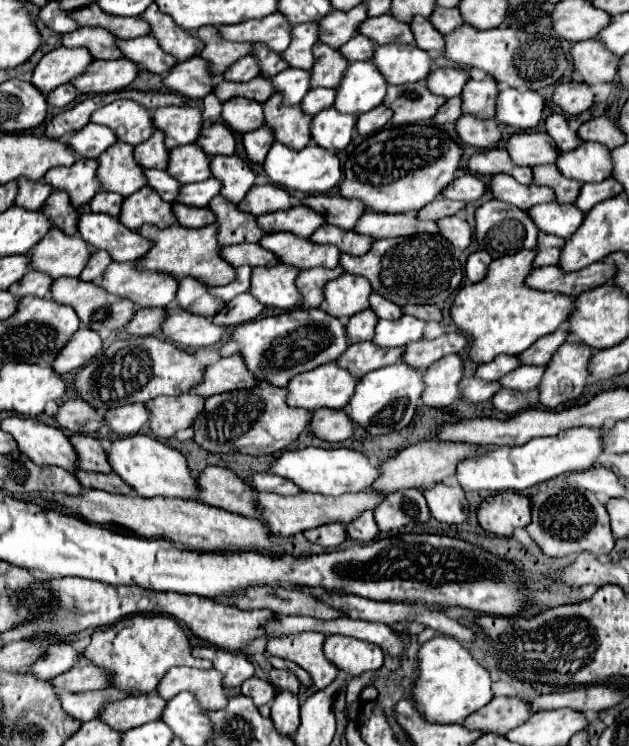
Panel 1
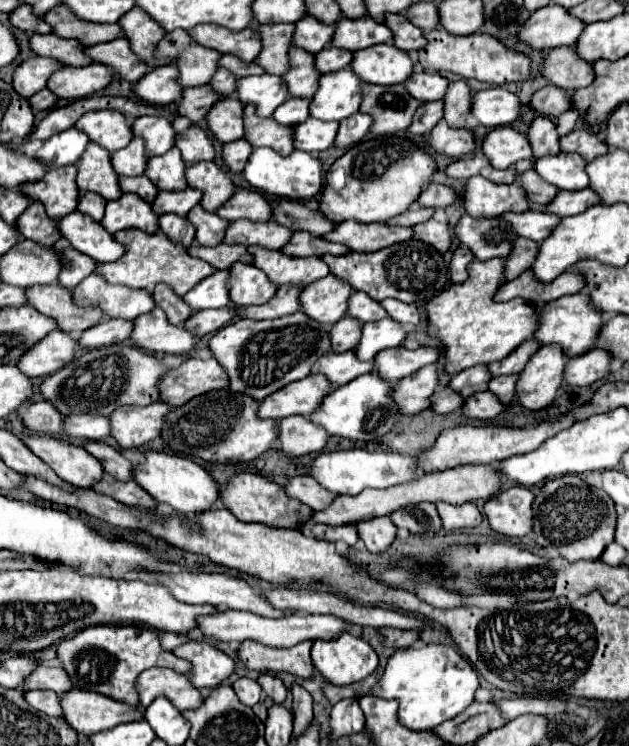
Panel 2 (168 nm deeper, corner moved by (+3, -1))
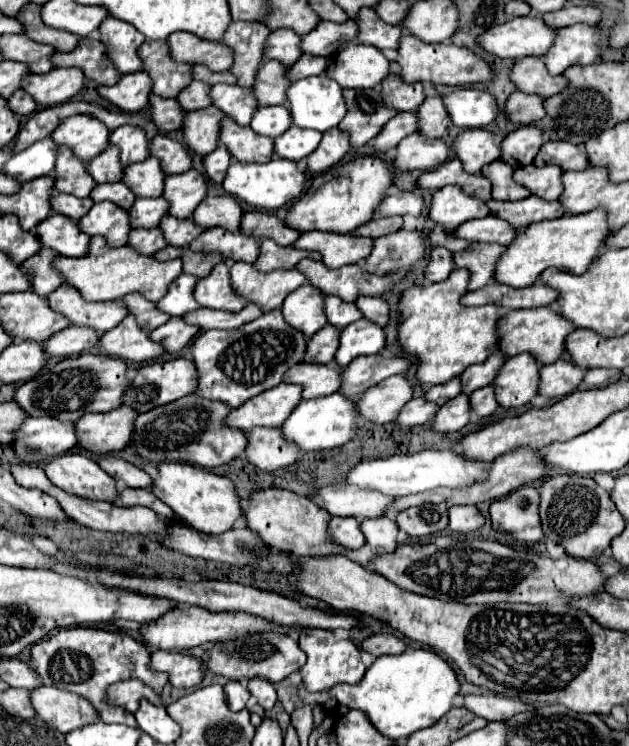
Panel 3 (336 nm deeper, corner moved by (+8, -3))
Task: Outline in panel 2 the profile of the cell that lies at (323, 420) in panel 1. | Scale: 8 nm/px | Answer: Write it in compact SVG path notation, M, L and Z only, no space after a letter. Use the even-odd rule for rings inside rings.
M303 415L281 419L279 431L281 431L279 433L281 449L291 457L301 457L301 455L321 451L329 441L329 435L325 435L325 429L321 429L319 425L313 425L313 421L309 421Z

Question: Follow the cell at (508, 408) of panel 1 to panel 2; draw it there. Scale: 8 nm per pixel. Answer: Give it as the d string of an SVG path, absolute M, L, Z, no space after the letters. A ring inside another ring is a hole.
M489 391L471 395L463 405L463 413L473 419L493 419L503 411L505 411L505 405L501 405L497 397L493 397L493 393Z

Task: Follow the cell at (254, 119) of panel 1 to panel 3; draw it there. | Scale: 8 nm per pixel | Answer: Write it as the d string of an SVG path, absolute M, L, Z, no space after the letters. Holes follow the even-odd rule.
M214 105L186 113L184 123L182 123L184 143L194 153L208 155L218 145L220 119L222 119L222 113Z

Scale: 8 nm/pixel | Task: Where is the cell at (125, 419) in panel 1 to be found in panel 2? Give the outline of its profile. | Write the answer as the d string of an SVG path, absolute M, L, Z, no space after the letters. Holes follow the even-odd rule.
M71 415L65 419L65 433L77 439L101 441L109 437L109 417L103 415Z

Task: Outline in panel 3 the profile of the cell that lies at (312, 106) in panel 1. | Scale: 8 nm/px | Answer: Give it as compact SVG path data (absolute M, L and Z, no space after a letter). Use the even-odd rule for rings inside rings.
M284 105L260 107L260 111L252 115L252 123L250 123L250 127L258 135L266 135L270 139L276 139L278 135L282 135L290 125L292 125L290 111Z

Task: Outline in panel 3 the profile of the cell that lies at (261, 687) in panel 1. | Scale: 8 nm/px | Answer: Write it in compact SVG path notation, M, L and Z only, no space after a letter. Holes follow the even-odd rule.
M228 681L228 683L224 685L224 695L226 695L228 707L230 707L232 711L240 711L240 709L244 709L246 701L250 699L248 689L246 689L240 681Z

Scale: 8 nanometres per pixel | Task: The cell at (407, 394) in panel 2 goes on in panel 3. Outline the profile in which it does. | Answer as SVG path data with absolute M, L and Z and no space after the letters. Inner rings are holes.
M394 375L376 383L376 387L370 387L356 401L356 411L364 421L390 423L396 419L400 409L410 399L412 399L412 387L406 375Z

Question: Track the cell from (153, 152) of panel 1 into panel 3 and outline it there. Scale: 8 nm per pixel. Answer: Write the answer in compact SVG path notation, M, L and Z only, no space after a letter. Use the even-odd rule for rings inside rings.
M106 147L98 157L88 163L88 175L100 183L116 183L122 179L122 165L120 165L120 151L118 147Z

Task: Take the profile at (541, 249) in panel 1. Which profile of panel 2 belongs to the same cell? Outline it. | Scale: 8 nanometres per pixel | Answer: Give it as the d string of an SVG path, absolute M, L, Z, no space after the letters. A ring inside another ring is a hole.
M517 237L515 243L513 243L513 251L507 259L507 267L505 267L505 277L507 281L519 277L523 271L527 271L535 257L537 257L537 249L539 249L539 243L535 241L529 241L525 237Z

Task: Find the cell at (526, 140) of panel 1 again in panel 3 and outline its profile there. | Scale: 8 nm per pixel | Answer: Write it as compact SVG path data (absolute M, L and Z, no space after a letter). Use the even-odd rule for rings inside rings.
M464 129L454 139L452 149L468 173L480 173L484 165L500 159L500 143L486 129Z

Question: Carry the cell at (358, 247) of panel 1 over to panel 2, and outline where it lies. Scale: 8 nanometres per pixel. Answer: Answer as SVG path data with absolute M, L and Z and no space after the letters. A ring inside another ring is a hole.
M295 231L293 237L291 237L291 241L283 247L283 253L291 255L291 257L309 257L309 255L321 257L325 253L343 255L343 253L349 253L349 247L325 241L323 237L313 237L311 233Z

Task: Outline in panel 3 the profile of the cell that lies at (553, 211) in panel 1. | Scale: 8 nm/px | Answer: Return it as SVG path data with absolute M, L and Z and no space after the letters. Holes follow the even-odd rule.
M492 215L484 219L470 219L468 223L456 227L456 231L452 233L458 239L466 239L470 243L498 243L498 245L508 245L516 237L514 227Z

